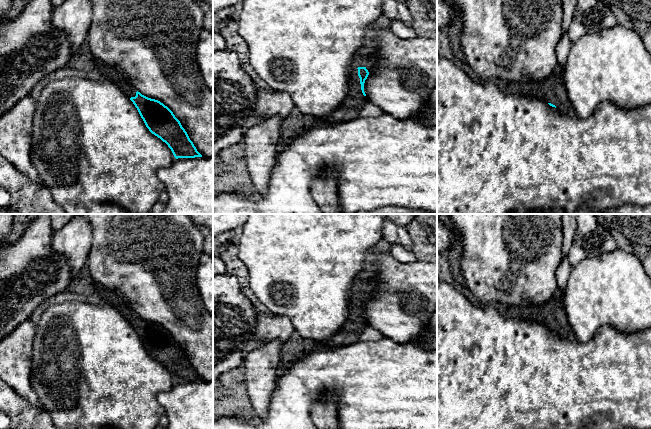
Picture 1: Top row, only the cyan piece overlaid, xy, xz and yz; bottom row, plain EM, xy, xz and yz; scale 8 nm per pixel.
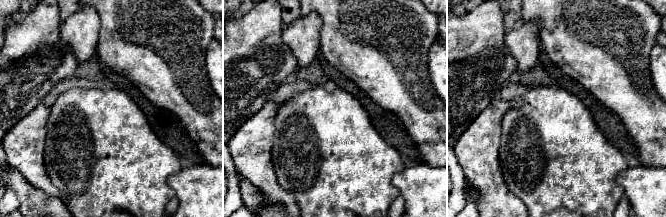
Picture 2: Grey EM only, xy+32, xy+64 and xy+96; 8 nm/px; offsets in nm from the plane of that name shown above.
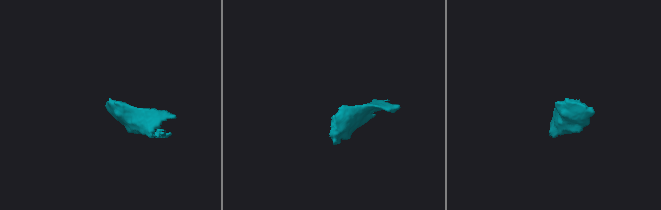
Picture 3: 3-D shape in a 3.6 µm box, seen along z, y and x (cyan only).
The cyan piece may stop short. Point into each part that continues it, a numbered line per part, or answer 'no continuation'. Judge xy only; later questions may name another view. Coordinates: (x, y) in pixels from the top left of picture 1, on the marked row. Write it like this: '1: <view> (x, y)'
1: xy (113, 74)

